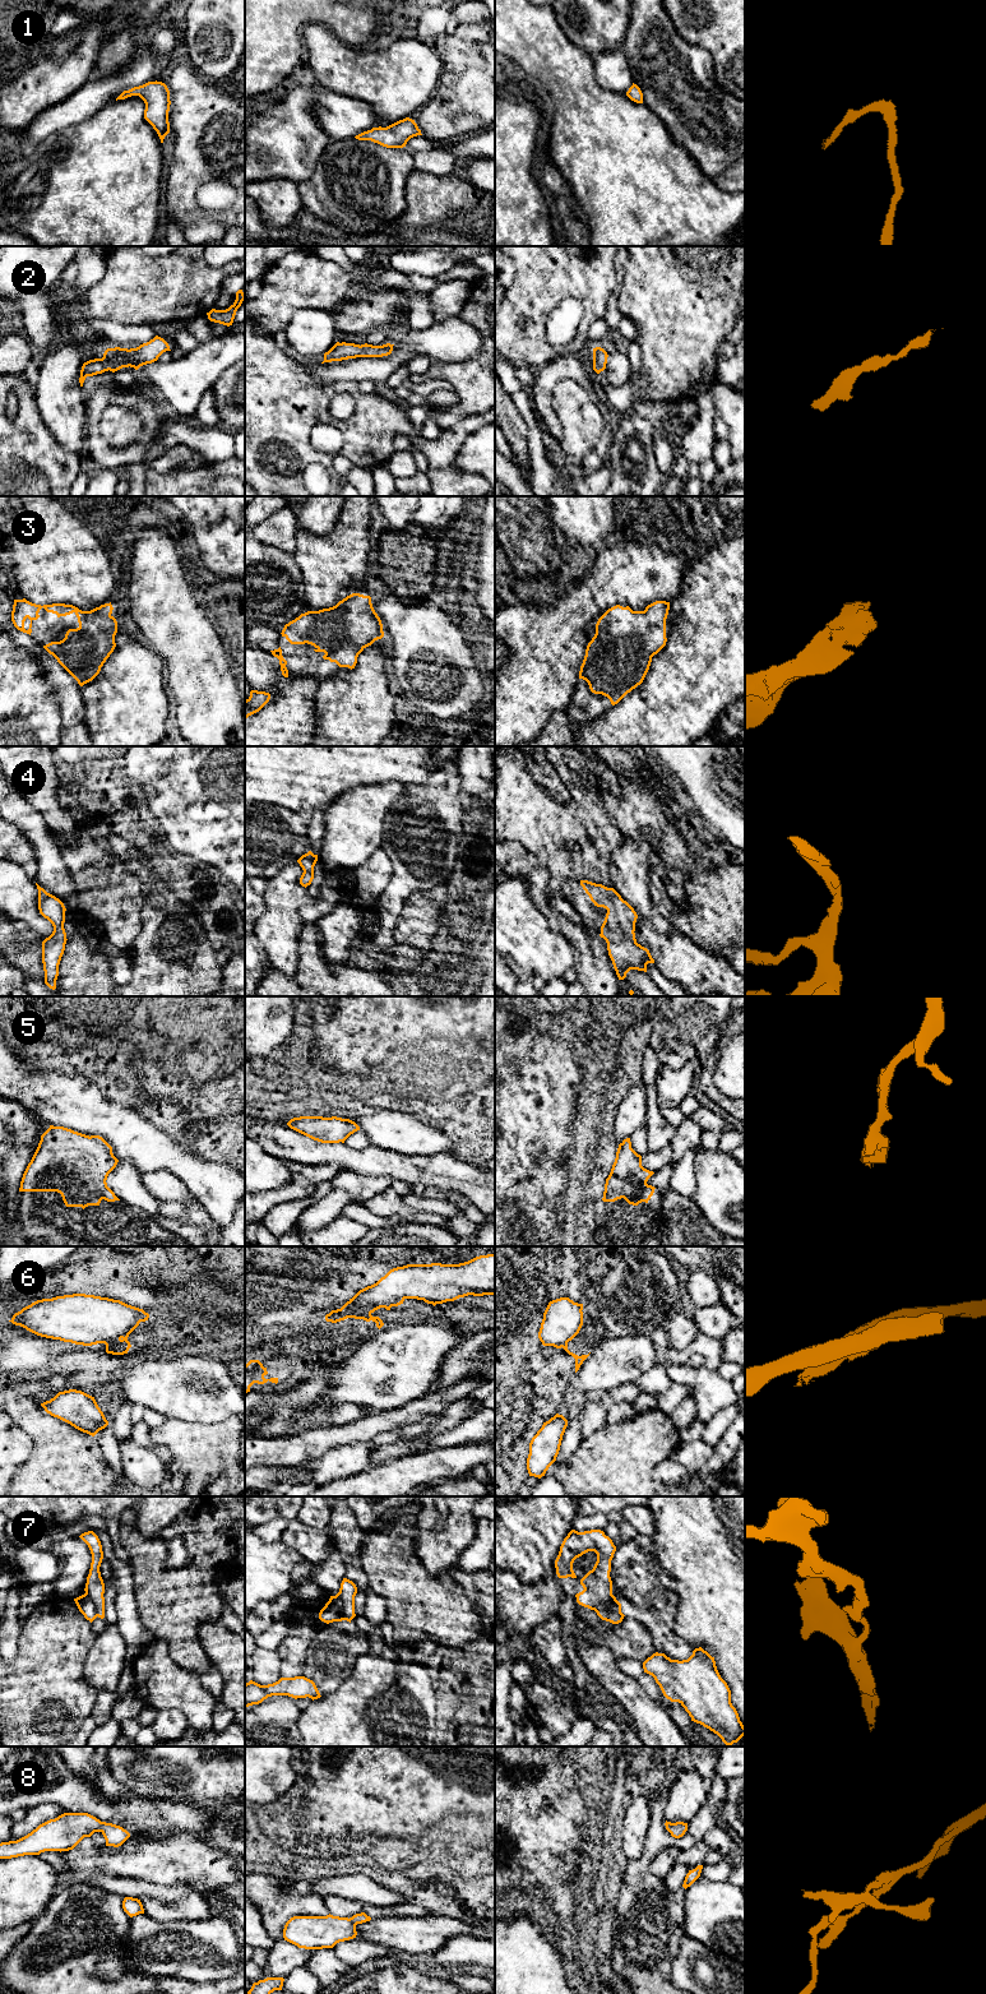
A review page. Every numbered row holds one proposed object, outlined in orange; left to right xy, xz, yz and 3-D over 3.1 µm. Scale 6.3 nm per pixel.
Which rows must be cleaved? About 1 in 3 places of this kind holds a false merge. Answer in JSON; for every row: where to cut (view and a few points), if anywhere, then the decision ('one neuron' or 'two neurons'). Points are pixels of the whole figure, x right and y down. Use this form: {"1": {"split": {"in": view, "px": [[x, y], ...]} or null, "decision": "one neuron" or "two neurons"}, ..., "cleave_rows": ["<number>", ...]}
{"1": {"split": null, "decision": "one neuron"}, "2": {"split": null, "decision": "one neuron"}, "3": {"split": null, "decision": "one neuron"}, "4": {"split": null, "decision": "one neuron"}, "5": {"split": null, "decision": "one neuron"}, "6": {"split": {"in": "xy", "px": [[120, 1338], [105, 1344]]}, "decision": "two neurons"}, "7": {"split": {"in": "xz", "px": [[336, 1595], [342, 1602], [342, 1617], [345, 1619]]}, "decision": "two neurons"}, "8": {"split": null, "decision": "one neuron"}, "cleave_rows": ["6", "7"]}

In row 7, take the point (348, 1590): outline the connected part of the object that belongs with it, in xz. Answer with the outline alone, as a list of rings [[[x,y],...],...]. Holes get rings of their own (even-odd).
[[[343,1578],[341,1583],[339,1592],[337,1596],[342,1600],[343,1602],[343,1619],[350,1621],[356,1616],[355,1614],[355,1596],[357,1593],[357,1587],[356,1584],[347,1579]]]

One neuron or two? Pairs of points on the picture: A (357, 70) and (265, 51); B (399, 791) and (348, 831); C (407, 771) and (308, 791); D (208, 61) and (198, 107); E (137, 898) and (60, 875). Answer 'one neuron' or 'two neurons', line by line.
A: two neurons
B: one neuron
C: one neuron
D: two neurons
E: two neurons

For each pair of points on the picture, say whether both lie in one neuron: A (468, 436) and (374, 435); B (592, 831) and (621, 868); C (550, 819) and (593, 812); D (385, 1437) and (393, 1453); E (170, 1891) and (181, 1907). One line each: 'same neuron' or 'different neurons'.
A: same neuron
B: different neurons
C: same neuron
D: different neurons
E: different neurons

